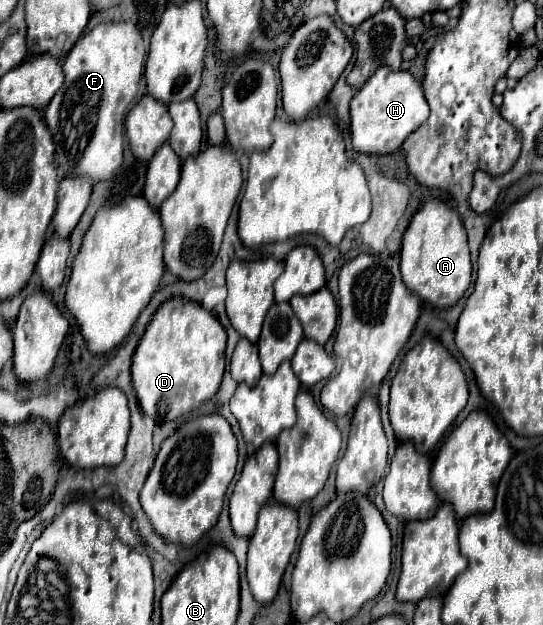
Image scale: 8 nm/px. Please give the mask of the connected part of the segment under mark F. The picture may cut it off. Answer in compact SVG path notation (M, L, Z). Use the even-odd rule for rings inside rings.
M128 21L118 23L100 23L90 33L78 39L64 61L64 85L60 93L50 101L44 111L44 121L52 133L56 147L56 165L66 177L90 177L92 181L106 181L120 169L122 153L122 131L124 117L138 95L138 83L142 79L146 65L146 45L142 33L136 25Z

